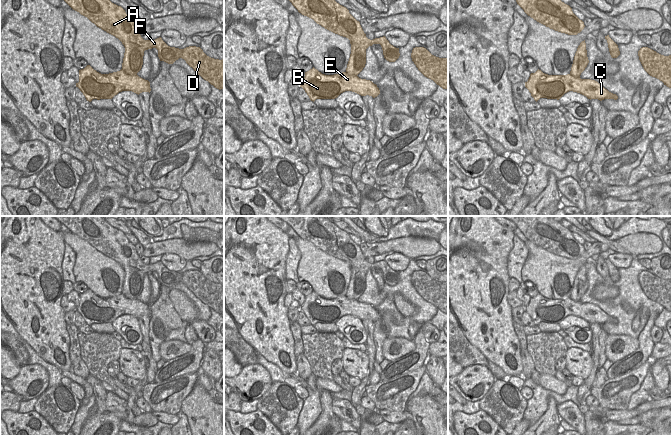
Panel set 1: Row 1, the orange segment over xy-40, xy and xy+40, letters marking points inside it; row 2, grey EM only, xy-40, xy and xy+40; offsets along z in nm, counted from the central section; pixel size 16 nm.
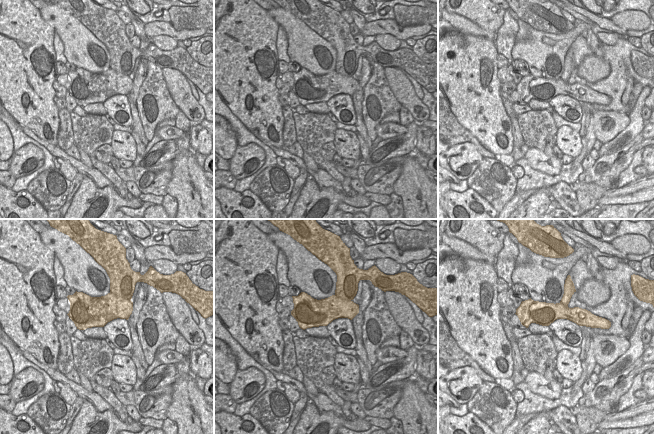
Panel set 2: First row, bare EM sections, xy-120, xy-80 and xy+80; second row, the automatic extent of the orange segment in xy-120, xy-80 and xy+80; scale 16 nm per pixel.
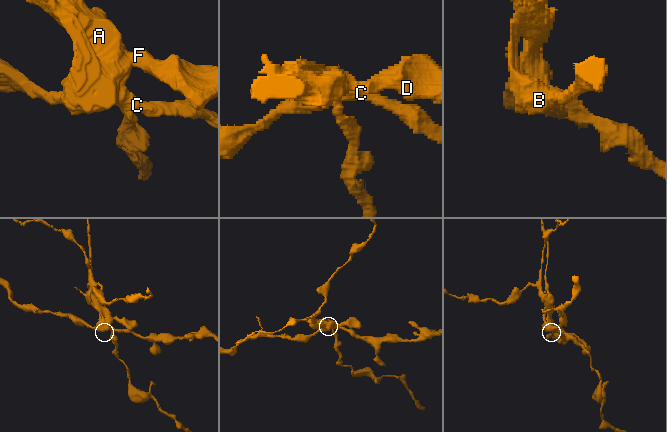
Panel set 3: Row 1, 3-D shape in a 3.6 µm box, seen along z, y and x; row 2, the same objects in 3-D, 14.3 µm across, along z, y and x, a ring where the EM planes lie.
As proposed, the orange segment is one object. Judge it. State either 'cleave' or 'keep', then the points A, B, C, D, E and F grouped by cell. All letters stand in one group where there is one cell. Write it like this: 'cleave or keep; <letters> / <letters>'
cleave; A D F / B C E

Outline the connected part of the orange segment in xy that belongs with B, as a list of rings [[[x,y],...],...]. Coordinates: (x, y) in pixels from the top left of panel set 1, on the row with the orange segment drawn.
[[[314,67],[305,72],[304,80],[300,83],[311,101],[316,99],[335,99],[345,91],[352,91],[361,96],[377,97],[380,90],[370,80],[342,72],[334,75],[325,75]]]

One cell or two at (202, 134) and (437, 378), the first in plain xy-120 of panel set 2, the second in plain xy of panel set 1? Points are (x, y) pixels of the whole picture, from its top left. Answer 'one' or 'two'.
one

